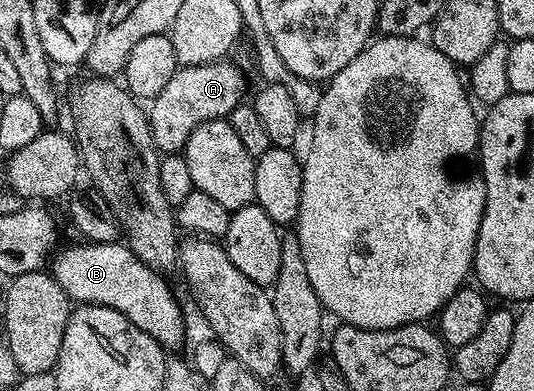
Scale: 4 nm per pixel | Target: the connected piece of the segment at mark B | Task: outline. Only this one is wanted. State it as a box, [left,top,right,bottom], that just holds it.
[51,241,185,351]

